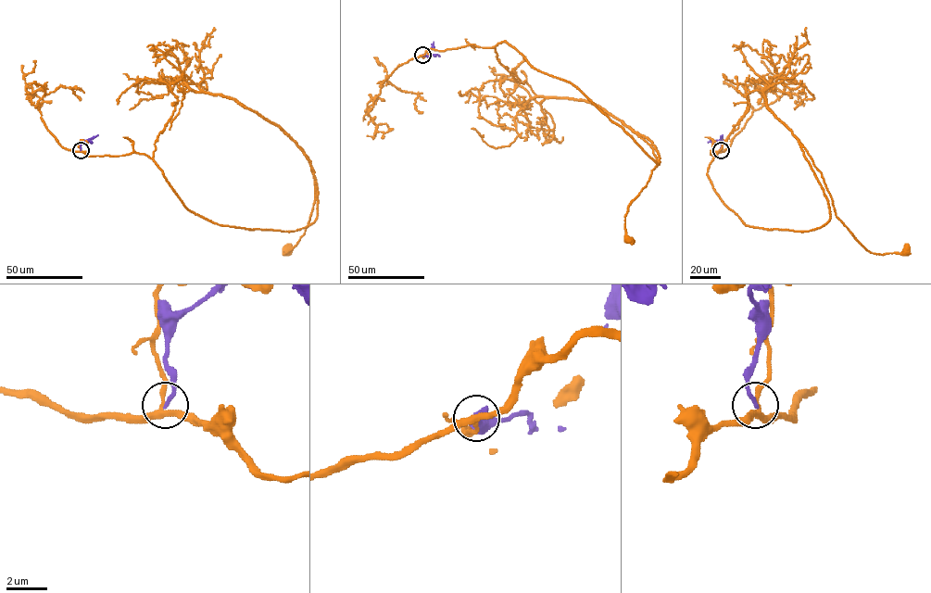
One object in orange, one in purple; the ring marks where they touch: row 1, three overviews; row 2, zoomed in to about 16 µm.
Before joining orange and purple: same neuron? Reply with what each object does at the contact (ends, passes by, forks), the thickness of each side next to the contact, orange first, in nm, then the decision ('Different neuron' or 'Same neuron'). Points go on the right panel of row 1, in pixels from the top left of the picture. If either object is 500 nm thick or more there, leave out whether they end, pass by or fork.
At the ring orange forks. At the ring purple ends. Thickness 280 nm (orange) against 190 nm. Different neuron

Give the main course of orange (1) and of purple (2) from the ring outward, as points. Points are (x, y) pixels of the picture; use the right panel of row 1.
1: (721, 151), (707, 175), (747, 225), (808, 231), (829, 220), (799, 142), (860, 243), (905, 251)
2: (721, 151), (721, 141), (708, 142)

